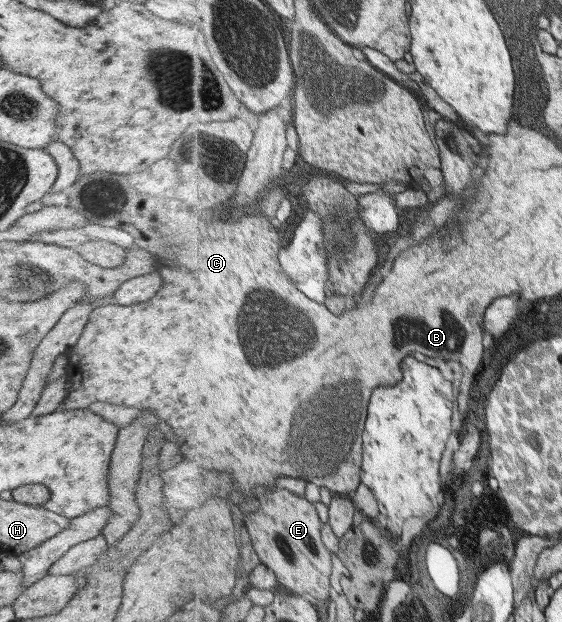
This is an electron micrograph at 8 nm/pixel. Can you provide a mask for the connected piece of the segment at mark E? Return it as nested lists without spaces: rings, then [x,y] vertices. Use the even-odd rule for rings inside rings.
[[[286,489],[265,492],[258,513],[246,517],[247,533],[261,564],[276,573],[279,588],[313,596],[319,603],[330,599],[333,553],[322,543],[322,521],[314,503]]]

